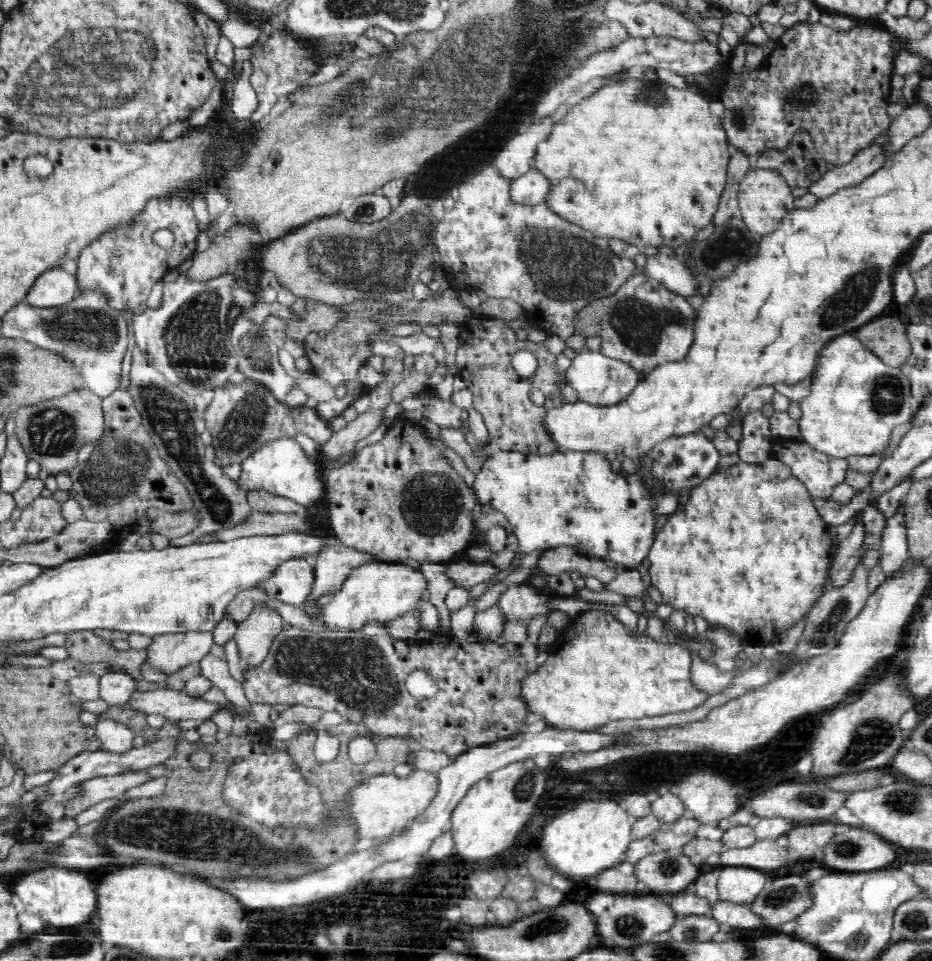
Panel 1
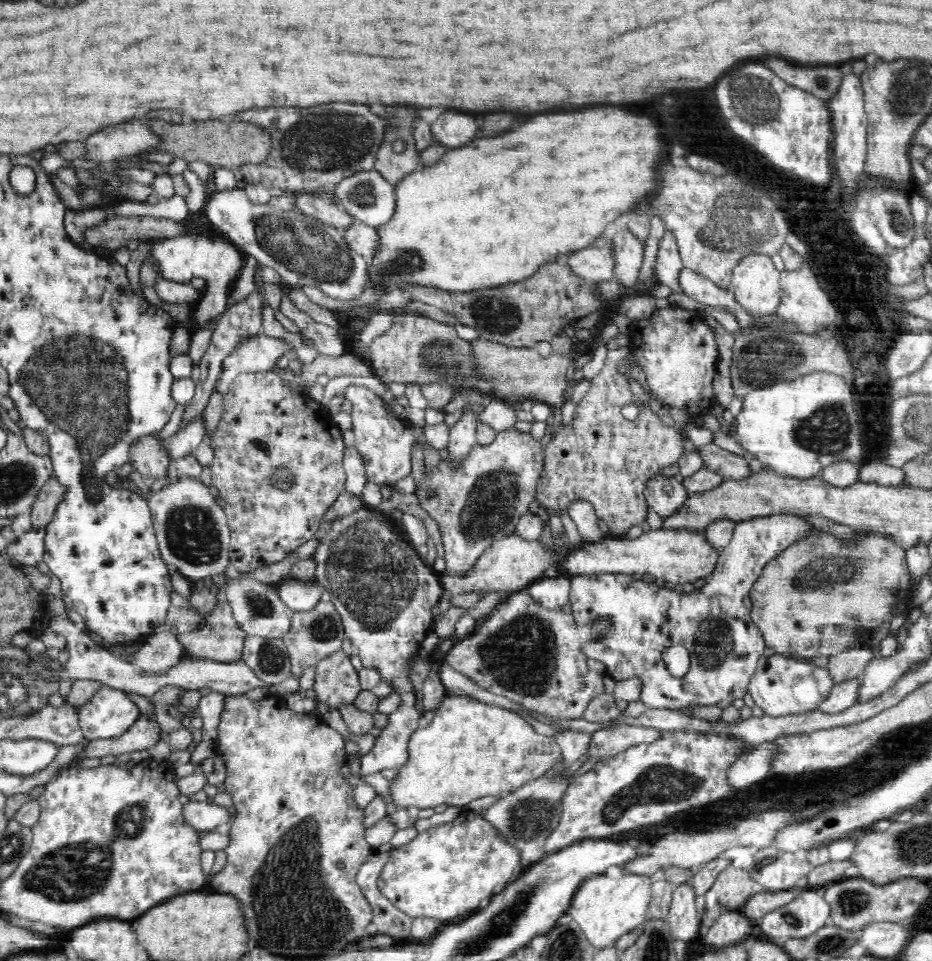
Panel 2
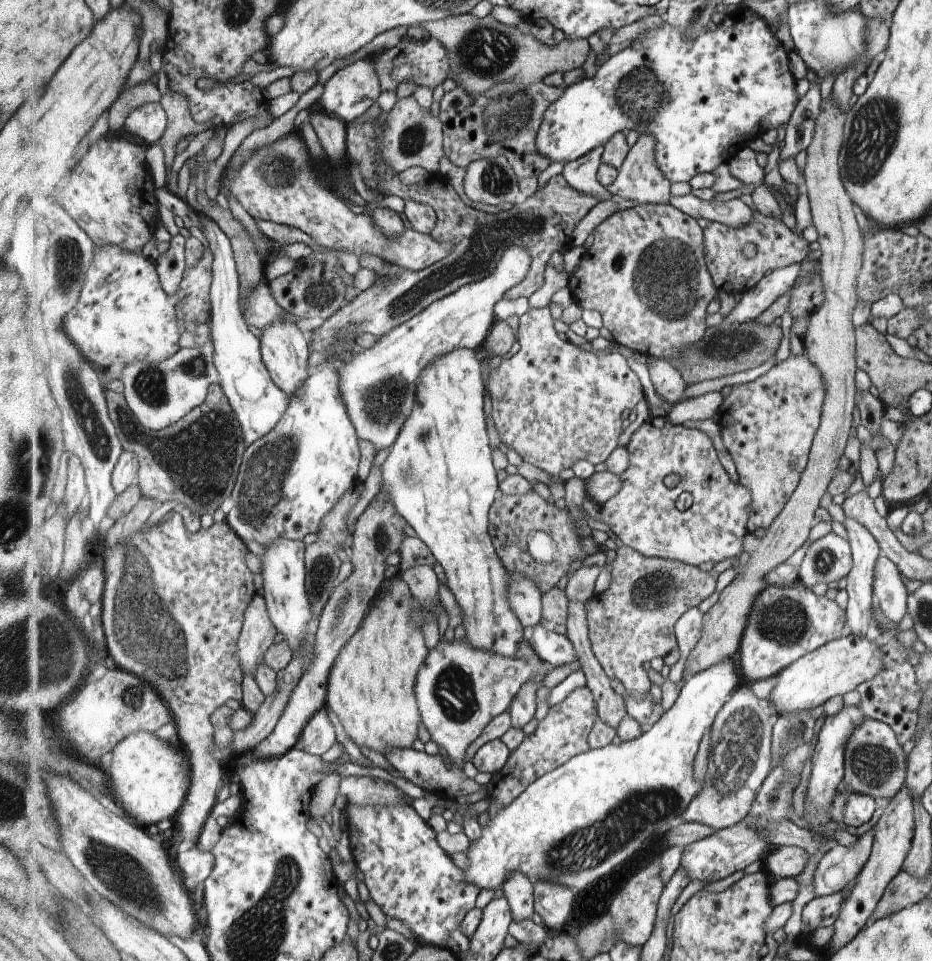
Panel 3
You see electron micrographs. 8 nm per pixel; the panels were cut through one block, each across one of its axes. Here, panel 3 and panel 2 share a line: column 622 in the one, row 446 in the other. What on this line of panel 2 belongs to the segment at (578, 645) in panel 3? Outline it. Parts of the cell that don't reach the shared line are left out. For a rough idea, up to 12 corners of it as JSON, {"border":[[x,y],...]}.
{"border":[[714,443],[696,446],[703,466],[724,479],[750,474],[746,458]]}

